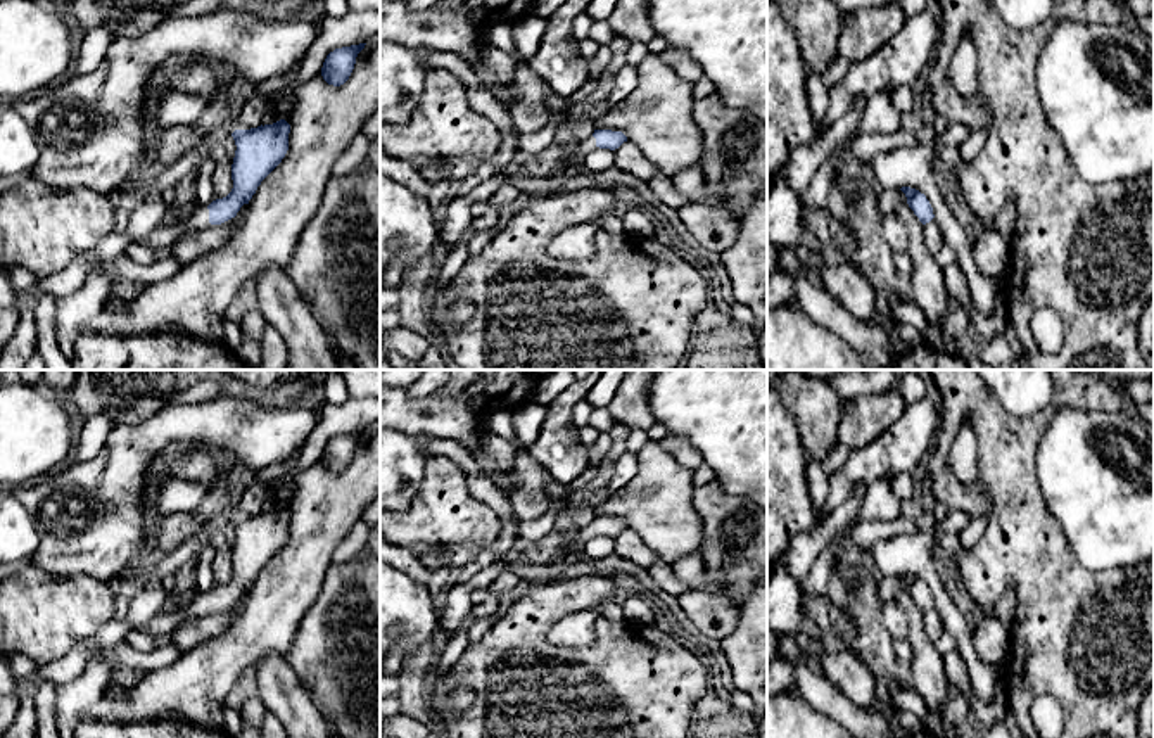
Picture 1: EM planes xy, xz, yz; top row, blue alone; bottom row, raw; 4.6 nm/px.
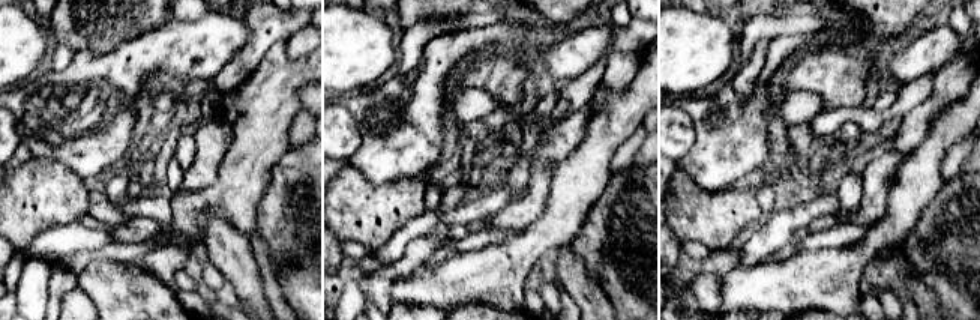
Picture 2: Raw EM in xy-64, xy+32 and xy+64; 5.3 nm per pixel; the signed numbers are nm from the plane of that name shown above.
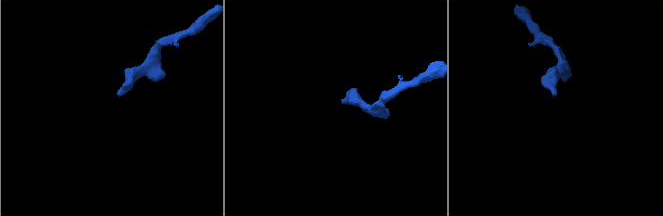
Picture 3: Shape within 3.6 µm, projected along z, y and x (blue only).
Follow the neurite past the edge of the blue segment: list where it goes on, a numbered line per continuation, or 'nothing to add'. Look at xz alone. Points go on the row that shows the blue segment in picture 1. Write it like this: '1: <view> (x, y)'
1: xz (586, 146)

